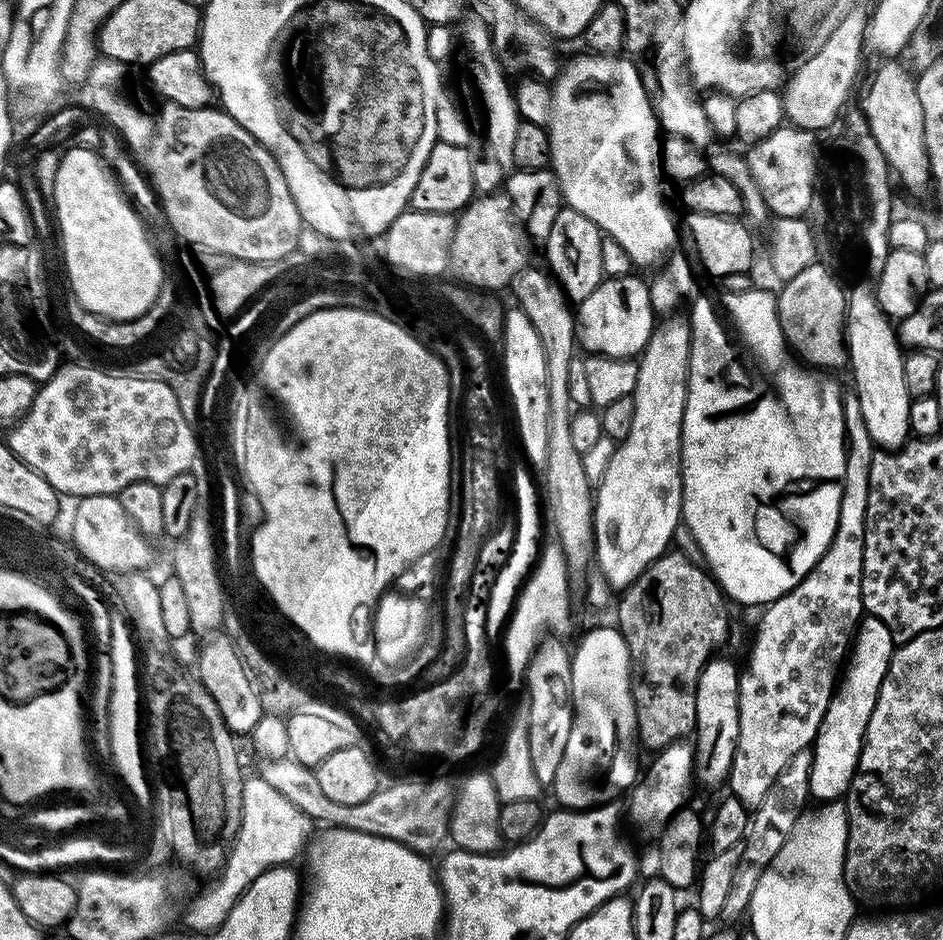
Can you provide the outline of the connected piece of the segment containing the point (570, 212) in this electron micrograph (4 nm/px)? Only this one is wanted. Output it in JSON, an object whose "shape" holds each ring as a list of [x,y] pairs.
{"shape":[[[564,206],[559,214],[554,218],[553,229],[550,230],[549,238],[546,241],[548,248],[547,271],[554,277],[559,291],[563,293],[569,301],[579,302],[585,300],[591,292],[600,285],[605,277],[603,270],[602,246],[605,237],[600,231],[600,227],[586,214],[578,214],[578,210]]]}

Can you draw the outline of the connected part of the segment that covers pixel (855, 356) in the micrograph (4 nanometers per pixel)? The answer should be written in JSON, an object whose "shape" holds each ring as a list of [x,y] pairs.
{"shape":[[[872,310],[869,316],[849,319],[844,334],[848,364],[852,368],[852,380],[856,383],[854,399],[860,403],[860,413],[873,445],[880,450],[899,450],[910,436],[910,397],[904,385],[904,373],[897,367],[898,360],[892,357],[892,344],[888,341],[891,332],[893,335],[893,325],[879,311]]]}

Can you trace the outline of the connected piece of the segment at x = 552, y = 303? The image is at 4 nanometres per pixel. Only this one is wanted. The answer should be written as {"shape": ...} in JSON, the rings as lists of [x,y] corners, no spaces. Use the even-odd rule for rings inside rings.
{"shape":[[[528,266],[519,271],[510,283],[510,291],[514,298],[515,307],[526,314],[532,328],[539,335],[541,343],[545,346],[545,360],[547,362],[547,374],[550,378],[566,378],[569,374],[569,366],[573,361],[572,348],[575,349],[575,319],[566,312],[565,299],[557,290],[553,279],[543,270],[536,270]]]}

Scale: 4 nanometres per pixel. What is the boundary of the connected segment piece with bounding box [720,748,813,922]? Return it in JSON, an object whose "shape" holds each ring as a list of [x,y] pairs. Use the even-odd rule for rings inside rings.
{"shape":[[[807,748],[796,754],[788,763],[787,770],[783,771],[775,780],[774,786],[770,788],[770,794],[766,794],[766,798],[755,809],[744,850],[744,867],[737,873],[735,885],[730,888],[729,897],[725,901],[720,915],[721,921],[734,922],[743,912],[745,915],[745,912],[751,907],[753,890],[756,889],[758,881],[761,880],[764,870],[777,857],[778,852],[788,841],[798,820],[801,819],[806,810],[804,808],[812,796],[809,790],[809,778],[812,773],[813,762],[812,753],[813,751]]]}

